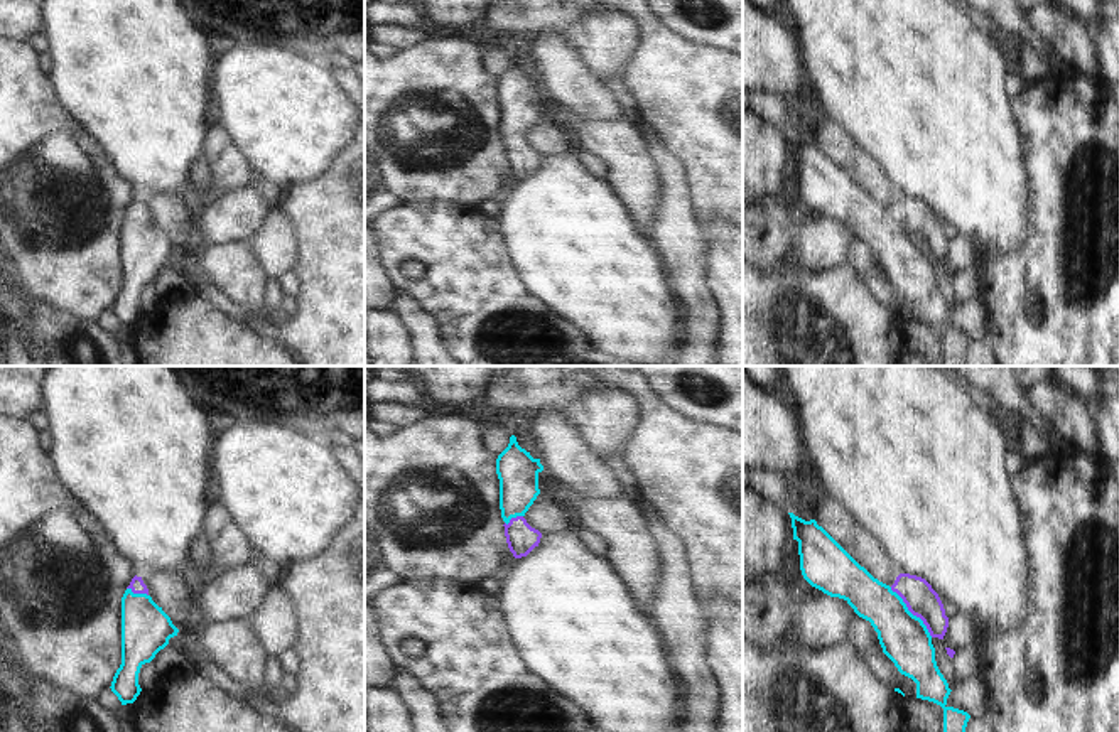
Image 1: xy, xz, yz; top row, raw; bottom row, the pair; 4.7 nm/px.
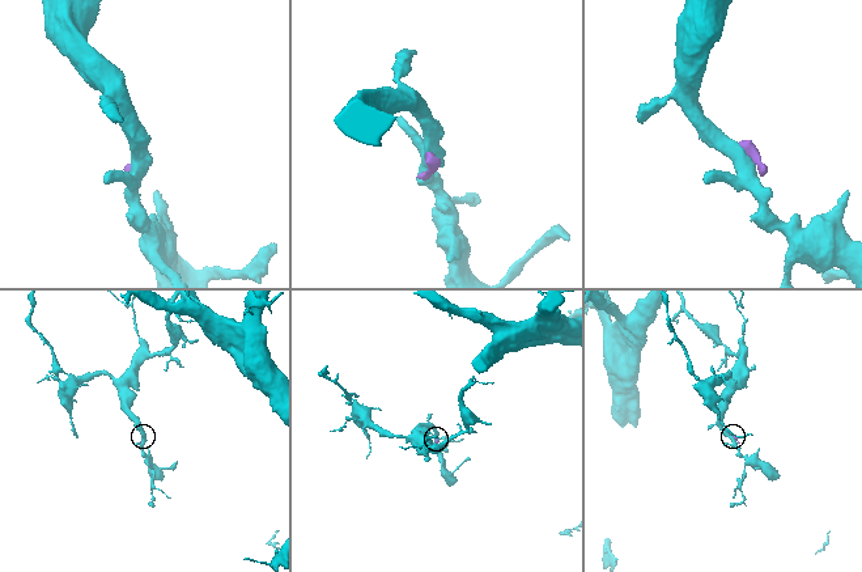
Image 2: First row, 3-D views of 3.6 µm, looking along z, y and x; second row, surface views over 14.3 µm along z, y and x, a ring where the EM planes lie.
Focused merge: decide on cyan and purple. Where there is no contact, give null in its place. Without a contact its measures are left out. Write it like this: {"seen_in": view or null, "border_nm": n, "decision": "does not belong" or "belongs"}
{"seen_in": "yz", "border_nm": 320, "decision": "belongs"}

